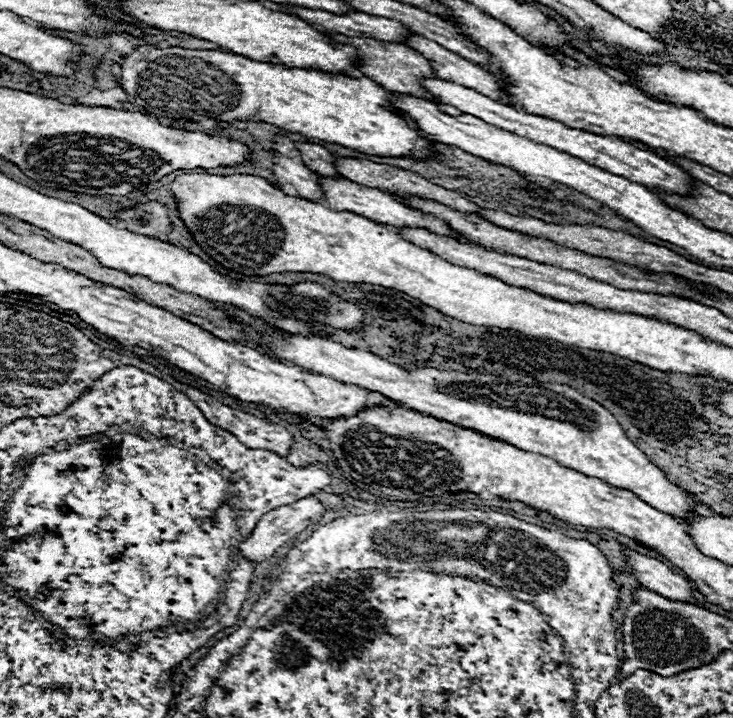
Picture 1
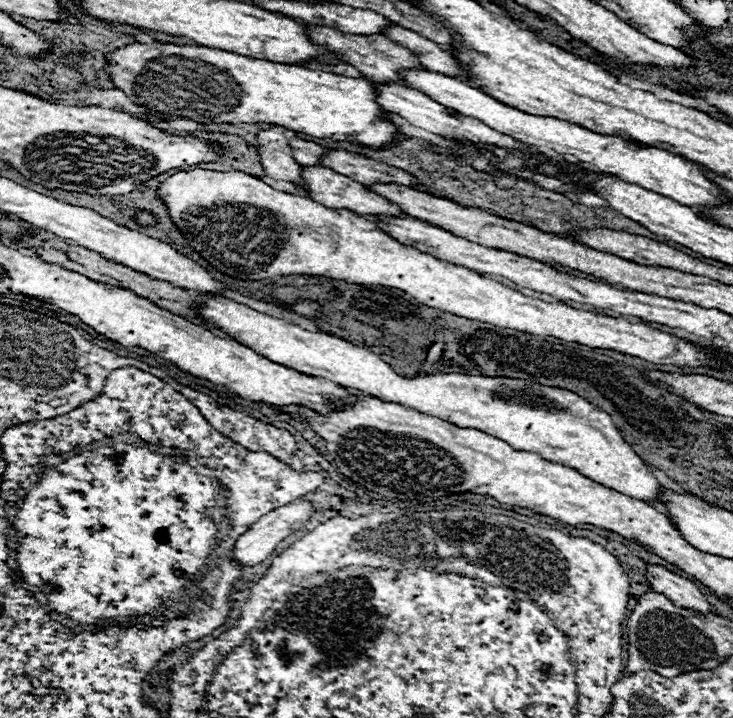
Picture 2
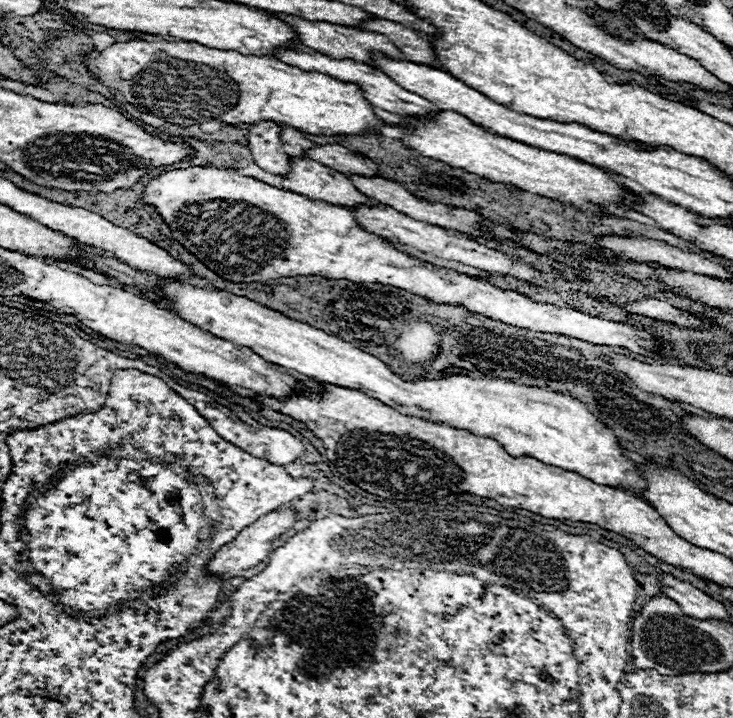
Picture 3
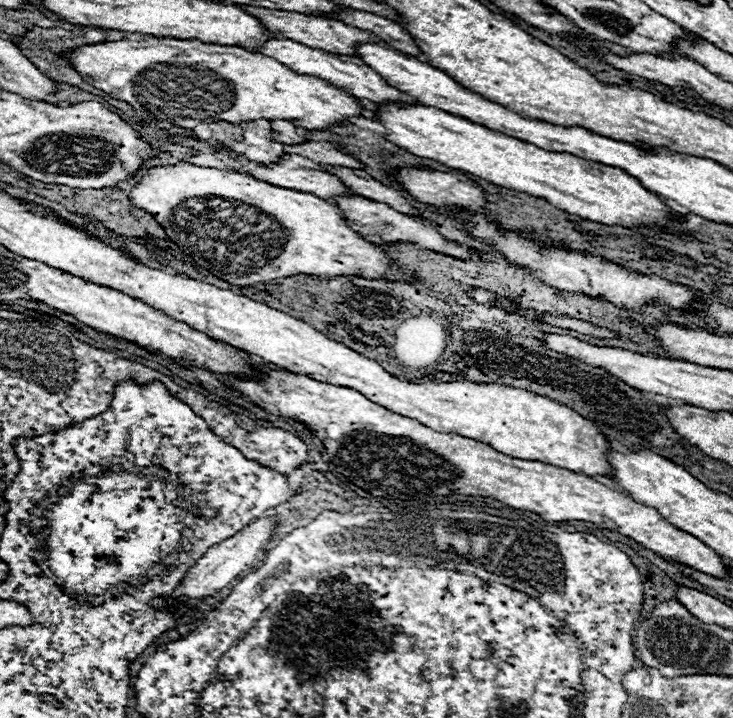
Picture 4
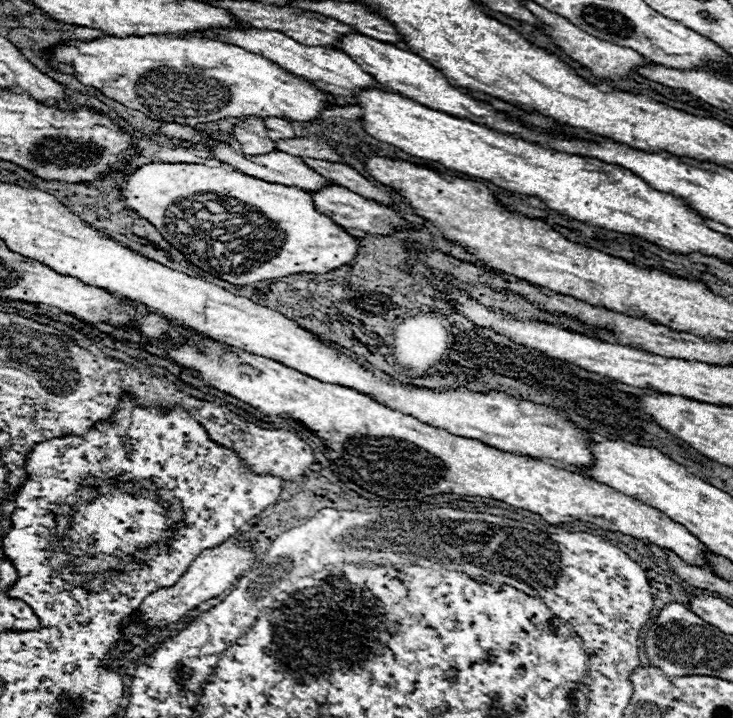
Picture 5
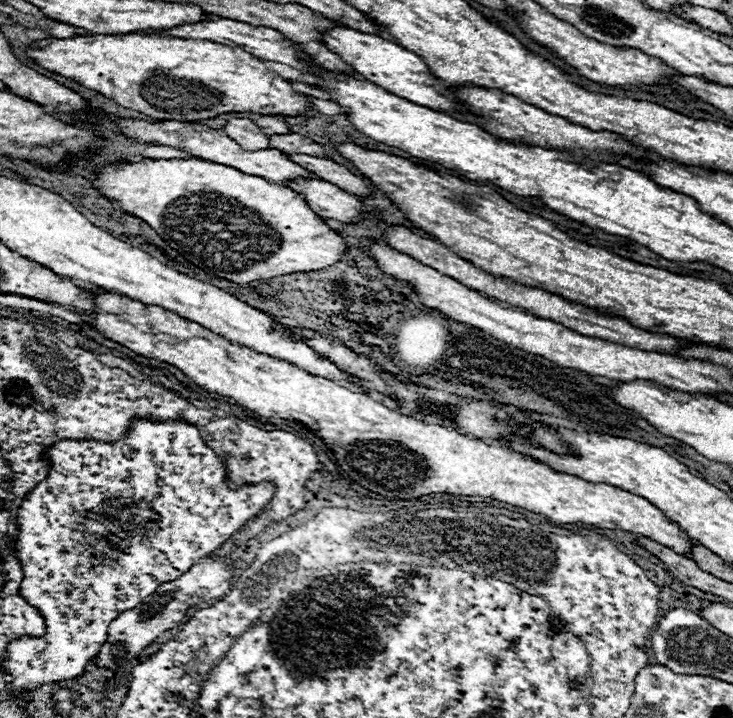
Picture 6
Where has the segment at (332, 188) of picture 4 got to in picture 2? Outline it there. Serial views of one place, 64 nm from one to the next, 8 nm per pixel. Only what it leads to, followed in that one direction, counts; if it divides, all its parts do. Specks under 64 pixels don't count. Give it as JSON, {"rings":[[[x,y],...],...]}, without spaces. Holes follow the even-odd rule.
{"rings":[[[302,166],[302,180],[308,196],[326,204],[328,208],[350,208],[362,216],[368,214],[394,214],[406,216],[396,204],[368,192],[362,184],[342,176],[326,166]]]}

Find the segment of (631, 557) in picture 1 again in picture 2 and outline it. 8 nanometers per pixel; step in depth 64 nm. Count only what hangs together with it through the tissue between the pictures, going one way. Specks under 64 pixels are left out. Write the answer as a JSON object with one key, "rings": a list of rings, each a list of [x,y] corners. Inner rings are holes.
{"rings":[[[648,564],[648,576],[650,576],[652,590],[658,594],[664,594],[668,600],[678,604],[680,608],[690,608],[700,614],[716,614],[716,610],[700,592],[700,588],[688,578],[680,578],[656,564]]]}

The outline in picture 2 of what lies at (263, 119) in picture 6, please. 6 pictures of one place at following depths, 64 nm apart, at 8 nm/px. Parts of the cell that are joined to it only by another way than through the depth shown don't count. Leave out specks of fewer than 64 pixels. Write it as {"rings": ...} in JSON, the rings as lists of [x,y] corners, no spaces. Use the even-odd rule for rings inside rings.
{"rings":[[[292,136],[288,140],[290,144],[290,150],[294,154],[294,158],[298,160],[298,164],[320,164],[320,156],[324,152],[322,146],[314,144],[314,142],[308,142],[308,140],[302,140],[300,136]]]}

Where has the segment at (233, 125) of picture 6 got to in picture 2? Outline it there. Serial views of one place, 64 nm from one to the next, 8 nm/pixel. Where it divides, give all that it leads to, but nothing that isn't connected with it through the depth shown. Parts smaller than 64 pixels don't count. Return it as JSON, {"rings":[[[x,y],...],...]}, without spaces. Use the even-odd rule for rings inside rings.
{"rings":[[[270,124],[270,128],[264,128],[256,134],[256,150],[262,160],[262,170],[276,180],[286,180],[294,182],[296,186],[300,184],[300,166],[298,162],[290,156],[288,148],[288,138],[294,132],[290,132],[284,126]]]}

